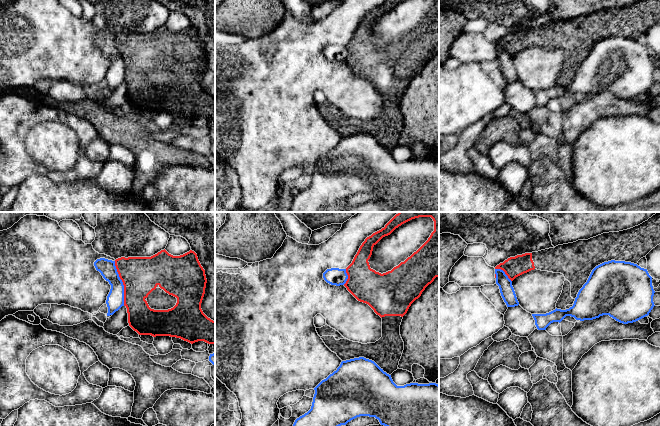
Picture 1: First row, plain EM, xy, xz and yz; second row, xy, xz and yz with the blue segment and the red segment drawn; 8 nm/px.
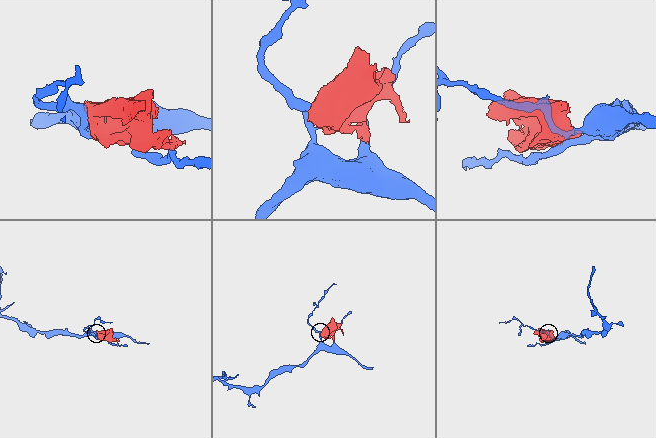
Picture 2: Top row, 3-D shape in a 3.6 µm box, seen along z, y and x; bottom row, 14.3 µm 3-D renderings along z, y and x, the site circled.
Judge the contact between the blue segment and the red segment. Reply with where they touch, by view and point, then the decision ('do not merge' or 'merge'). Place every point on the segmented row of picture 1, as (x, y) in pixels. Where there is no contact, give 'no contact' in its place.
meets blue in xy at (122, 283); do not merge

